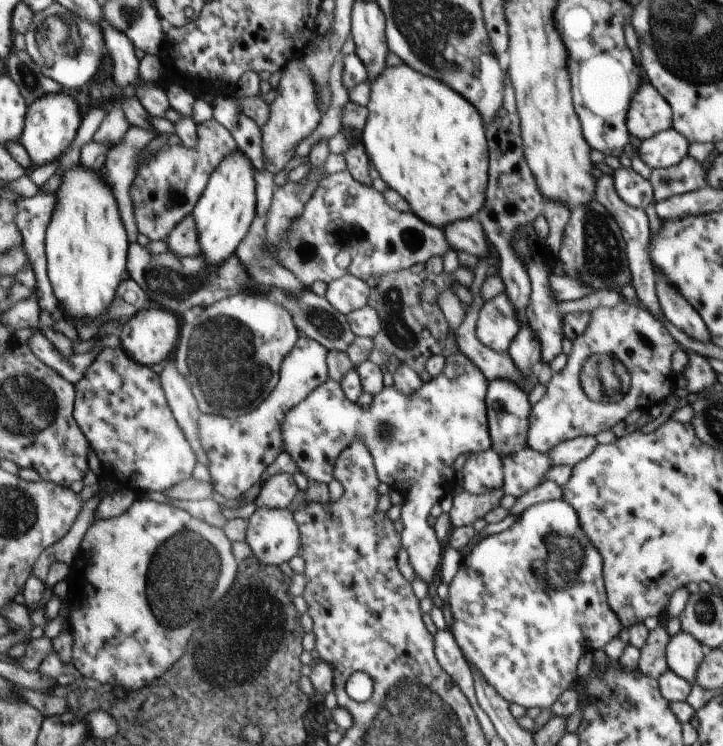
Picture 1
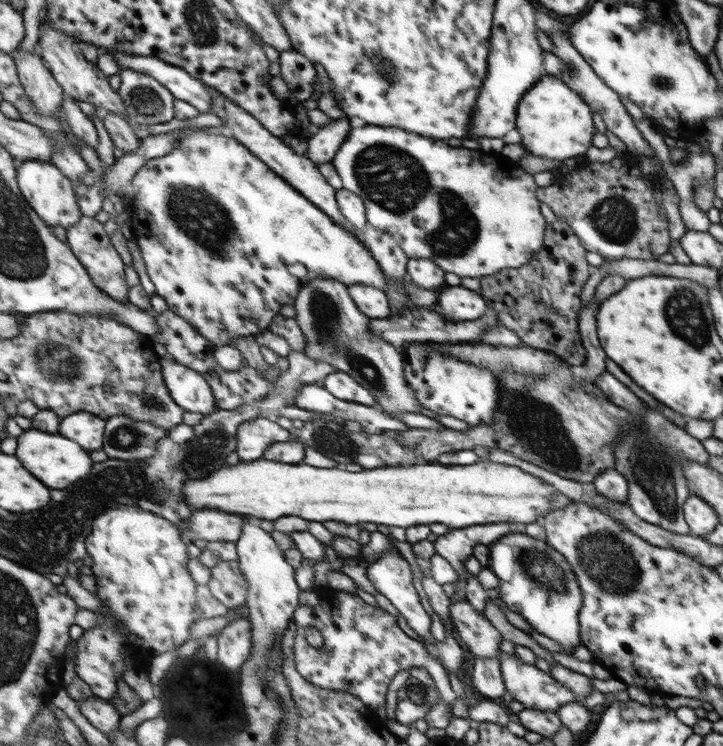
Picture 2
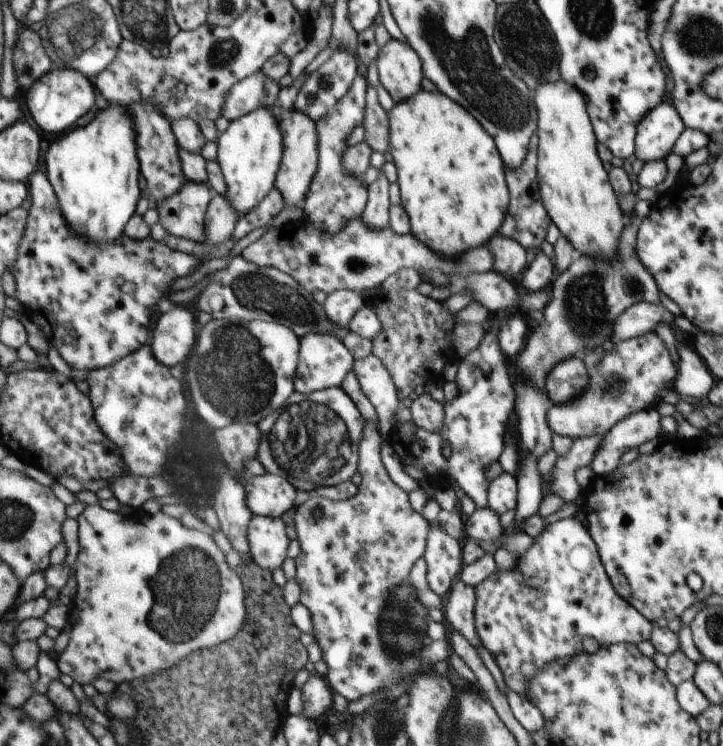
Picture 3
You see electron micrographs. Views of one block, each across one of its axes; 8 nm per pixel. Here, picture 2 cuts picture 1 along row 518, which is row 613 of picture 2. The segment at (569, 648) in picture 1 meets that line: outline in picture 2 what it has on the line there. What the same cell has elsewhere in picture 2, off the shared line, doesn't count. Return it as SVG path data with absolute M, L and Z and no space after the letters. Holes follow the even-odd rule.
M510 533L508 536L504 536L493 542L492 545L489 546L490 550L490 564L489 569L494 573L494 576L498 578L498 595L500 600L503 600L507 604L507 608L512 610L512 612L516 612L516 614L521 614L524 617L524 620L532 625L534 629L536 629L538 634L542 636L546 636L548 638L552 638L552 640L556 640L558 644L562 644L564 648L569 648L572 650L570 654L573 654L574 649L581 644L582 636L580 635L580 626L579 626L579 611L583 608L583 590L580 588L579 579L575 575L574 569L571 567L571 564L567 562L567 559L564 558L559 551L553 550L550 546L548 546L545 540L540 540L532 537L531 535L526 535L525 533Z

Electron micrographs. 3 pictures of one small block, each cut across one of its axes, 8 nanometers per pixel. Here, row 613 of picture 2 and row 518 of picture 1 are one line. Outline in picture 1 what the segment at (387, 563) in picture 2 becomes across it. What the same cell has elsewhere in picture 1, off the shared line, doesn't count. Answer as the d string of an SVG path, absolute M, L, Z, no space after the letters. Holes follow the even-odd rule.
M460 352L446 357L445 364L442 374L423 382L418 390L412 392L412 396L404 396L396 387L384 387L380 394L373 396L372 404L368 408L362 408L348 400L342 385L330 379L295 407L287 415L287 420L284 420L284 450L311 481L330 484L335 478L335 464L343 451L351 446L352 440L362 440L368 446L374 457L380 482L385 482L390 489L397 490L403 496L400 520L404 528L400 532L400 540L403 541L403 550L408 552L414 572L429 587L432 586L432 578L436 574L436 566L440 564L442 552L442 542L438 540L434 526L430 528L428 524L430 508L434 508L434 504L440 502L446 494L454 492L458 476L454 472L454 460L468 452L488 450L492 444L491 434L488 434L490 418L487 414L487 392L491 384L486 374Z

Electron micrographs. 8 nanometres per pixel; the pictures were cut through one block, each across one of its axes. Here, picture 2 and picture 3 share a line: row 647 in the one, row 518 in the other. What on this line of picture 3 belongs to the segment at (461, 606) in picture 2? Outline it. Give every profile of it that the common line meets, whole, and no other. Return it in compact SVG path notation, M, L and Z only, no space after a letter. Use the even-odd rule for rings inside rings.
M475 508L471 516L464 517L465 536L474 540L498 541L504 534L499 513L495 509Z

